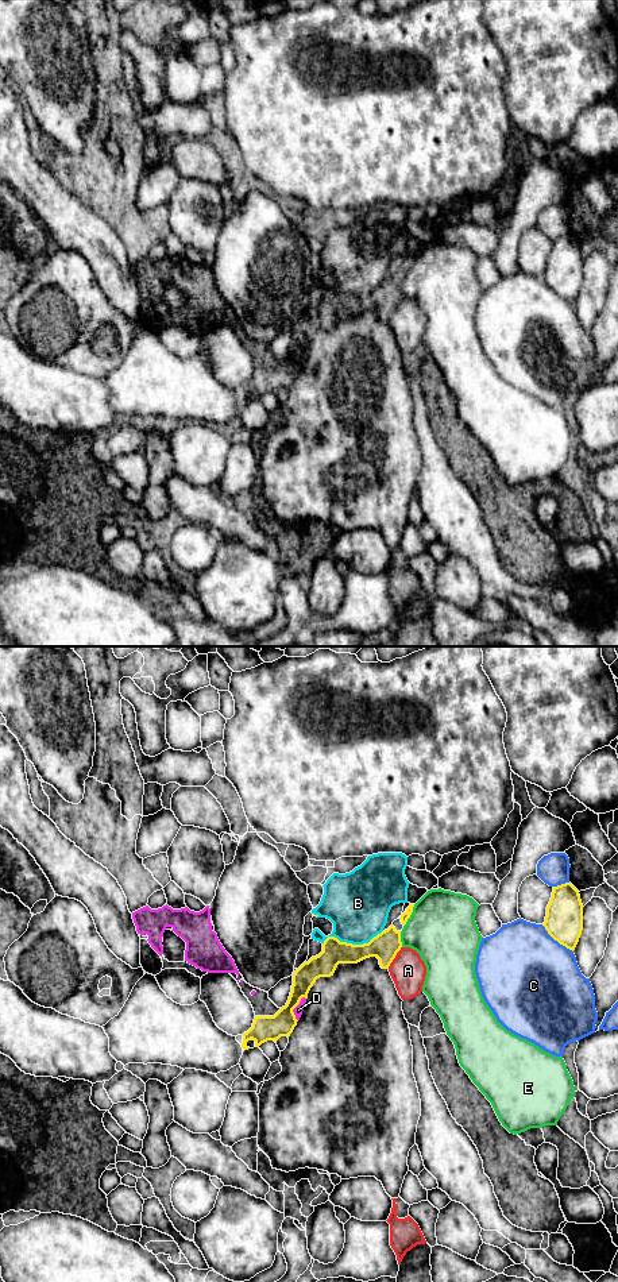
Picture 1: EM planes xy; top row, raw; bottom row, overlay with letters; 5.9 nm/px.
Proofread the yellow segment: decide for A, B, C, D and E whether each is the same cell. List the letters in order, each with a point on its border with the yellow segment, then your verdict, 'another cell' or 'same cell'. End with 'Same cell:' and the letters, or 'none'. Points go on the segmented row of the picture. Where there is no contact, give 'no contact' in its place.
A: xy (394, 957) | another cell
B: xy (351, 943) | another cell
C: xy (556, 939) | another cell
D: xy (294, 1007) | another cell
E: xy (410, 914) | another cell
Same cell: none

